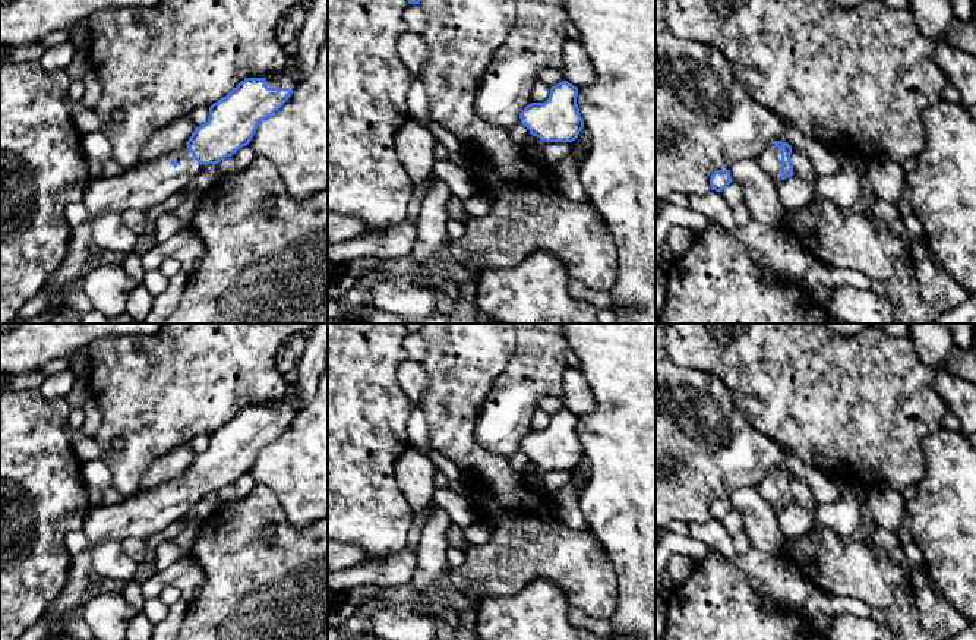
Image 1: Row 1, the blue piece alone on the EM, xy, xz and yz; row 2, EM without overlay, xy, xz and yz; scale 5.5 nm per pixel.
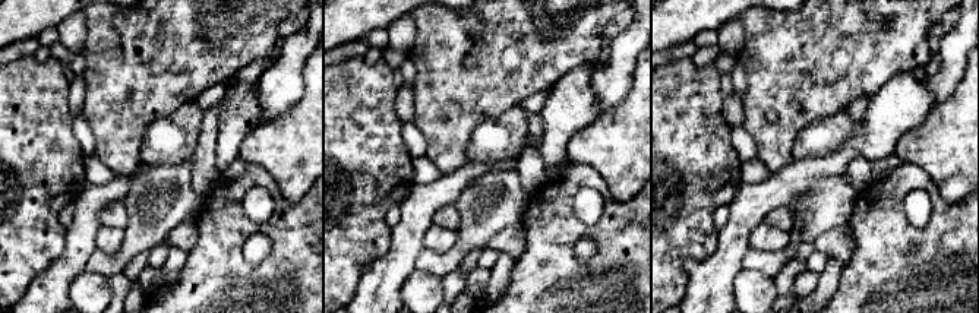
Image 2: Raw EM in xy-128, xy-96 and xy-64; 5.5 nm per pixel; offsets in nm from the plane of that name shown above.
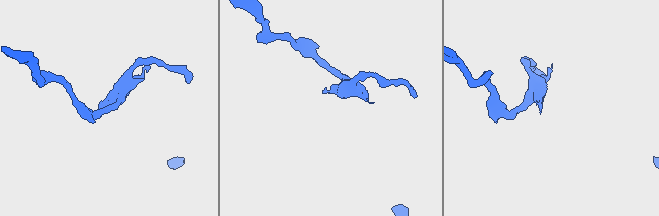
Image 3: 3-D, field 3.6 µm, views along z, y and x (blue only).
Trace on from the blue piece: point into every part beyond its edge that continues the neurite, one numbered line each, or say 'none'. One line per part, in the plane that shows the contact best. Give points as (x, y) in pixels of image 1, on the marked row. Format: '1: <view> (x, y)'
1: xy (290, 79)
2: yz (770, 160)

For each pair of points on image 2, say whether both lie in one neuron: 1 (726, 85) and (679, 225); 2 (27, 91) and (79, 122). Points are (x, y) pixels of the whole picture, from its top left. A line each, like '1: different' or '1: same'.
1: different
2: different

